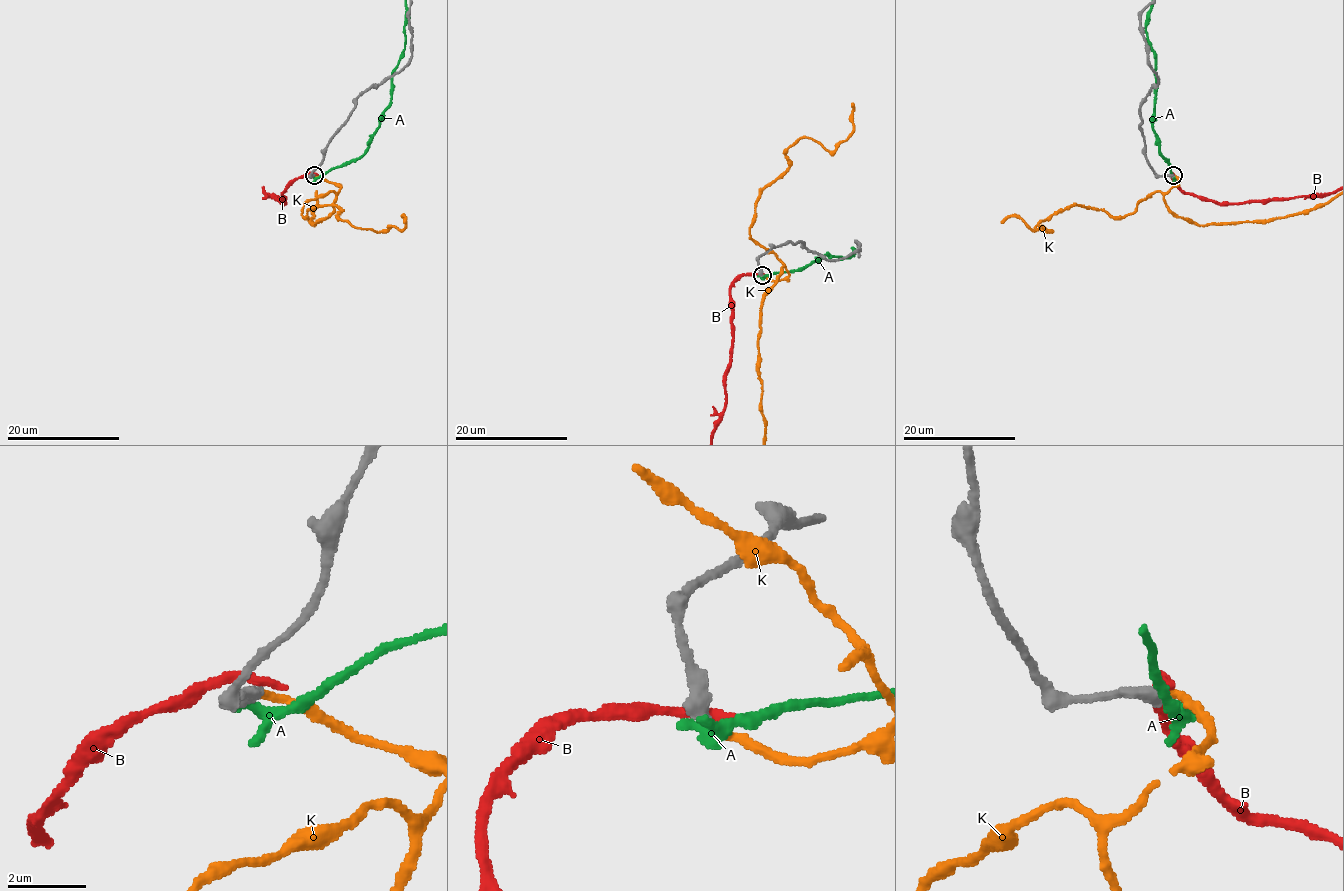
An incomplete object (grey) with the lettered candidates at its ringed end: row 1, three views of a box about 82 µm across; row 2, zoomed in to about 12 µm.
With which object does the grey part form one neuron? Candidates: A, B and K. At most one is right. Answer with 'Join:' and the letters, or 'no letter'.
Join: K

